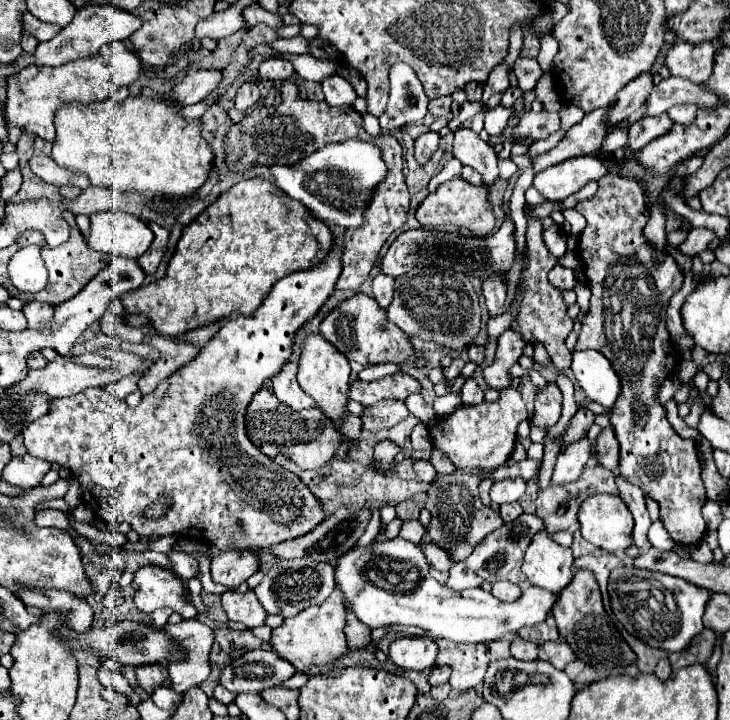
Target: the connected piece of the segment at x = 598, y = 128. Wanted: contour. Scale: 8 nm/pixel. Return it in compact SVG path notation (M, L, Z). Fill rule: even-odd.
M598 109L588 113L578 125L574 125L566 137L548 153L534 155L530 157L532 161L532 171L540 173L556 163L562 163L564 159L580 157L580 155L596 155L604 135L606 135L606 111L608 109Z

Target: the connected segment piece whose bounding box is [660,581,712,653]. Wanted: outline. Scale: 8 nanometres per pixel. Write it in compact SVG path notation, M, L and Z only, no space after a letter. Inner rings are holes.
M684 581L684 607L680 607L680 631L676 631L672 639L664 639L664 643L660 643L660 649L668 653L680 651L694 635L698 635L704 629L702 615L710 595L712 593L708 589Z

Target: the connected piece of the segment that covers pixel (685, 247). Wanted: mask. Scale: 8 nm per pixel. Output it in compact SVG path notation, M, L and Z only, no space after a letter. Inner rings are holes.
M692 229L692 231L688 233L686 241L680 243L676 249L678 249L682 255L686 255L686 257L696 257L698 253L702 253L702 251L708 247L708 243L710 243L712 239L714 239L714 233L712 233L712 231L708 231L708 229Z

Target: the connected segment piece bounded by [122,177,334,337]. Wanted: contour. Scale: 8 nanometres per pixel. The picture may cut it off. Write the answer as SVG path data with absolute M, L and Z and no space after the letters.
M264 177L240 181L226 193L220 193L220 197L212 205L208 205L188 227L184 227L174 257L168 263L166 275L156 281L154 287L148 285L144 289L122 295L122 303L128 313L146 315L156 331L160 331L162 335L176 337L190 329L226 319L232 313L252 315L262 305L276 281L294 271L316 267L326 259L332 247L332 229L320 219L312 217L312 213L302 203L296 203L296 199L288 199L284 191L280 191Z

